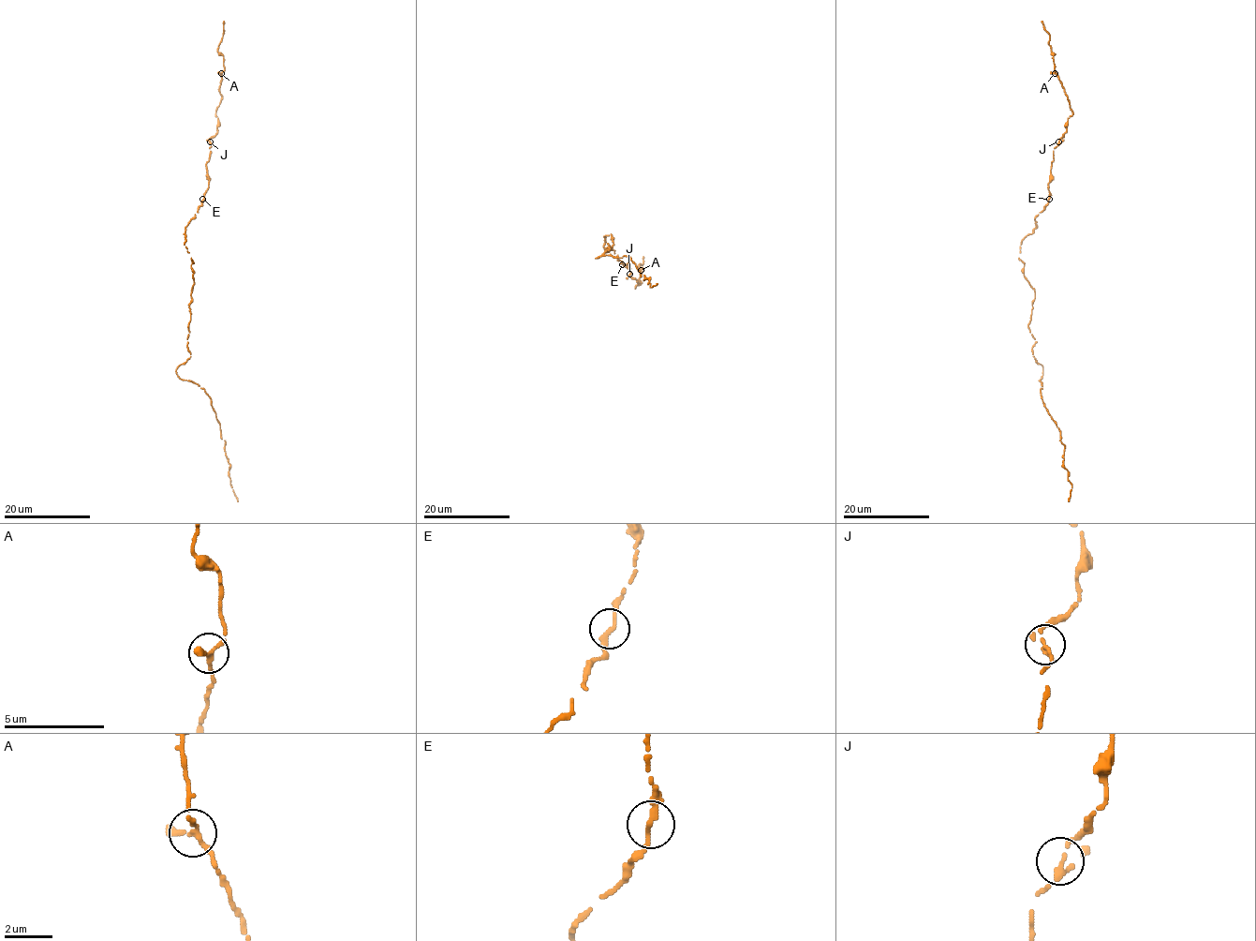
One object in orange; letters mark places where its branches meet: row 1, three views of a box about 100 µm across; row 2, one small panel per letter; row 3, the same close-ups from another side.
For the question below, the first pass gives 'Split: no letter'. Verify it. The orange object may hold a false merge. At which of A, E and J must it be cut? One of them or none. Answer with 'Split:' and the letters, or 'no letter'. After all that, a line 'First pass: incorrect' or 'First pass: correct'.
Split: no letter
First pass: correct

